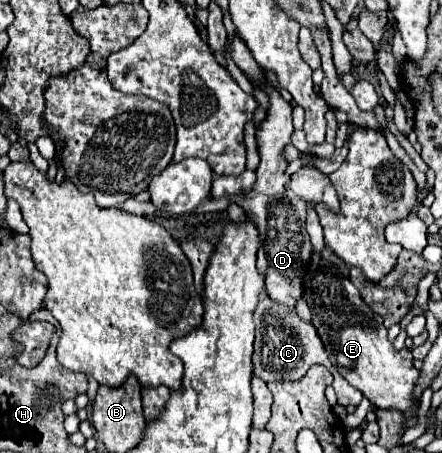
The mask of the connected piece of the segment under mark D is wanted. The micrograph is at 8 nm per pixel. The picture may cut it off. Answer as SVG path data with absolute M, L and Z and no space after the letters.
M235 35L229 41L229 55L235 61L235 65L243 71L243 75L253 85L259 85L269 95L267 117L257 127L257 135L255 135L257 145L259 145L259 157L261 157L261 163L255 169L255 175L257 175L255 185L245 195L243 193L235 195L233 201L239 203L249 217L253 217L253 221L259 229L261 245L259 245L259 253L257 253L257 269L261 273L265 273L267 295L277 303L295 307L295 301L301 299L301 295L303 295L301 279L305 275L305 267L311 257L311 241L305 231L305 215L307 215L305 201L301 201L301 197L297 197L289 189L289 175L285 175L285 169L287 169L285 147L291 143L293 107L279 95L279 91L275 87L267 85L265 71L257 65L257 61L253 61L253 55L249 53L249 49L245 49L245 41L241 41L241 37Z

